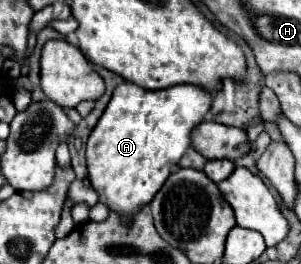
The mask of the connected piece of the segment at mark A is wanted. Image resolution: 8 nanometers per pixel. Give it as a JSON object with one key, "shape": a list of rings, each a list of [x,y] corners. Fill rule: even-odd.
{"shape":[[[127,80],[121,82],[113,90],[113,96],[103,116],[99,118],[97,126],[93,128],[87,140],[89,180],[91,180],[93,190],[97,190],[99,194],[99,200],[105,202],[113,212],[119,212],[125,222],[143,204],[149,204],[151,198],[167,180],[167,176],[171,174],[173,166],[177,166],[181,156],[187,152],[187,148],[191,148],[191,134],[211,112],[211,102],[213,102],[213,94],[193,84],[177,84],[173,88],[151,92],[151,90],[143,90],[141,86],[133,82],[127,82]]]}

